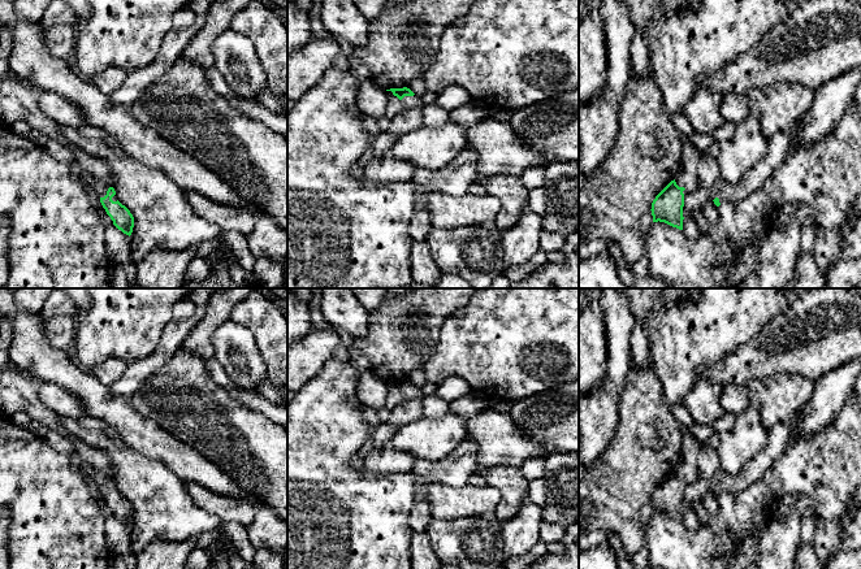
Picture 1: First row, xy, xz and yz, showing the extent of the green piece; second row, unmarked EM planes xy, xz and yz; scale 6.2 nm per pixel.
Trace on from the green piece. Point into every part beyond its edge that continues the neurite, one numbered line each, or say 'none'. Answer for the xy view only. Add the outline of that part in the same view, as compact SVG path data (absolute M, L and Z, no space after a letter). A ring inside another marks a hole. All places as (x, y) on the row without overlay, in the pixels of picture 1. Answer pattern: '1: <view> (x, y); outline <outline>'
1: xy (100, 480); outline M83 462L81 472L86 477L88 477L99 490L104 488L107 486L109 477L104 473L98 472L96 469L94 469L90 464Z

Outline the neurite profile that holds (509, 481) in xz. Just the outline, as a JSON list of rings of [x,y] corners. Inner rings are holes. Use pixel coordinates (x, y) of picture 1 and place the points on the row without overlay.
[[[489,466],[481,474],[486,485],[501,492],[501,501],[496,511],[497,518],[503,524],[514,517],[527,496],[529,481],[514,466]]]

